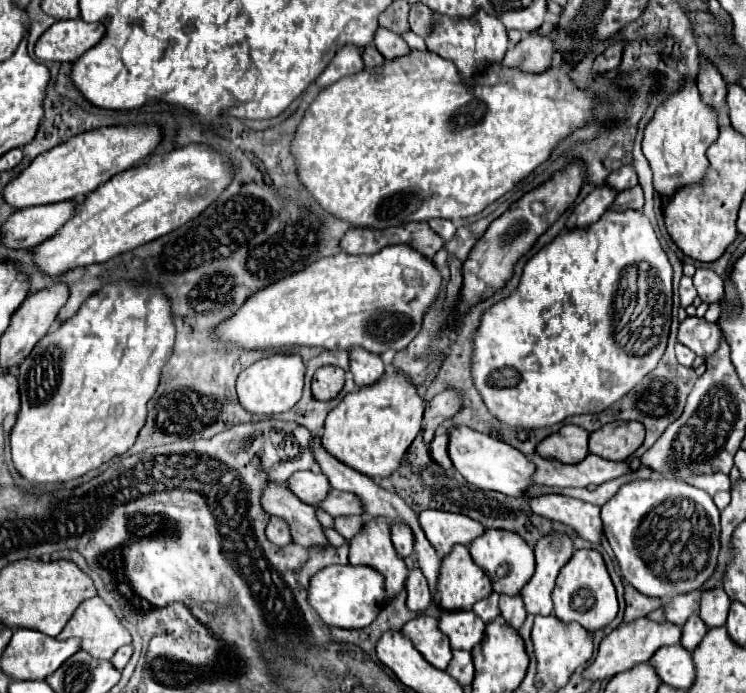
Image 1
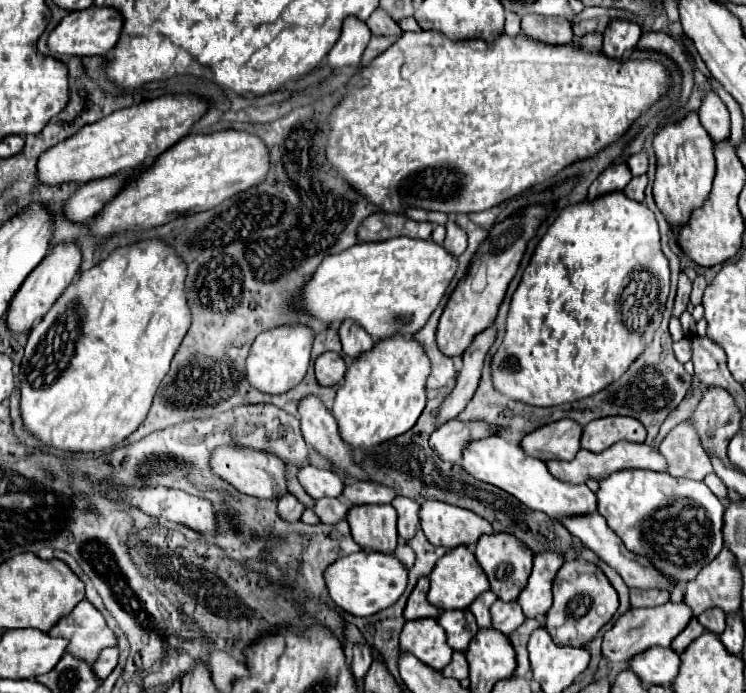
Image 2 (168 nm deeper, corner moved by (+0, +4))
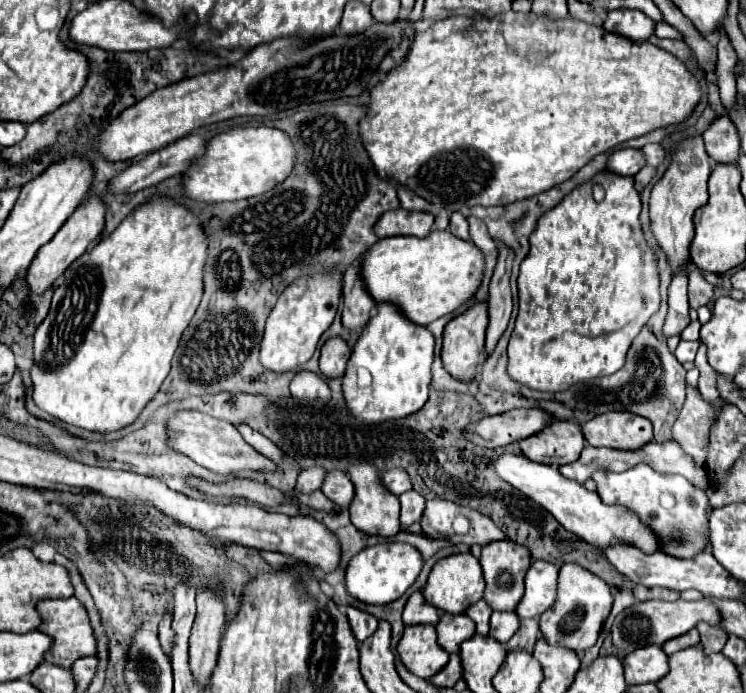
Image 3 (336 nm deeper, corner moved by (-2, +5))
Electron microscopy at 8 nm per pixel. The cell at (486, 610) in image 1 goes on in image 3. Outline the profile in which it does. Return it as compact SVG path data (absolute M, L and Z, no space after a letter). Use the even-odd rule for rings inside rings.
M478 600L476 604L472 604L466 614L474 620L476 624L476 634L480 636L488 636L488 624L490 624L490 614L492 614L492 608L484 602L484 600Z

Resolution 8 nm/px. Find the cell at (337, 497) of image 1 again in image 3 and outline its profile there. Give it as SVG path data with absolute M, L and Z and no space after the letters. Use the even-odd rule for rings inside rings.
M388 470L382 474L382 480L384 480L384 486L396 496L400 496L406 490L412 490L412 482L408 474L404 474L404 470Z

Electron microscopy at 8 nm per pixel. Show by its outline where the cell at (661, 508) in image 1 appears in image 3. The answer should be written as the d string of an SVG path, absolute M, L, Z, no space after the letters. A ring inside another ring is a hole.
M640 464L640 466L634 466L634 468L630 468L626 472L620 472L620 474L598 470L596 474L592 474L592 480L596 482L596 492L598 492L598 496L604 504L626 506L626 508L634 510L644 524L654 528L654 532L664 540L664 552L666 554L672 554L676 558L692 558L698 552L708 548L708 512L710 512L708 496L700 488L692 486L686 478L682 478L682 476L662 476L656 470L652 470L650 466Z

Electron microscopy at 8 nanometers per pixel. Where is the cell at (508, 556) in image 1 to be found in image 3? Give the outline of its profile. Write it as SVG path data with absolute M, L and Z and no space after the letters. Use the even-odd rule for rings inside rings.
M500 540L500 542L490 542L488 546L482 548L480 556L480 566L484 570L484 580L486 580L486 590L484 590L484 600L492 606L492 610L508 612L516 610L516 604L520 602L524 594L524 574L530 566L530 554L526 546L520 546L512 540Z

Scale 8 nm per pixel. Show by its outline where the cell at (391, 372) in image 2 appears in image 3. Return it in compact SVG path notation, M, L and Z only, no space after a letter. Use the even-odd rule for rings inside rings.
M382 302L380 306L376 306L376 312L368 320L368 326L364 326L364 330L360 332L352 348L352 356L348 360L346 374L342 378L344 398L346 398L346 406L350 414L354 414L358 420L366 424L374 424L374 422L384 422L392 418L404 418L420 410L420 406L424 406L424 402L428 400L432 356L434 356L434 336L426 326L416 326L414 322L408 322L408 318L404 318L404 314L400 314L400 310L396 310L394 306L388 306L388 302ZM360 370L370 372L372 376L370 384L362 386L358 382Z

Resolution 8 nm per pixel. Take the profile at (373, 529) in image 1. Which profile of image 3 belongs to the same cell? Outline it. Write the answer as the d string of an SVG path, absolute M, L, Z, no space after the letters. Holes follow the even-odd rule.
M368 464L348 466L348 474L356 486L356 496L350 504L352 524L366 534L378 534L384 538L396 536L400 530L400 522L398 522L400 502L398 502L398 496L388 494L388 490L384 490L384 486L380 486L380 474L378 474L376 466L368 466Z

